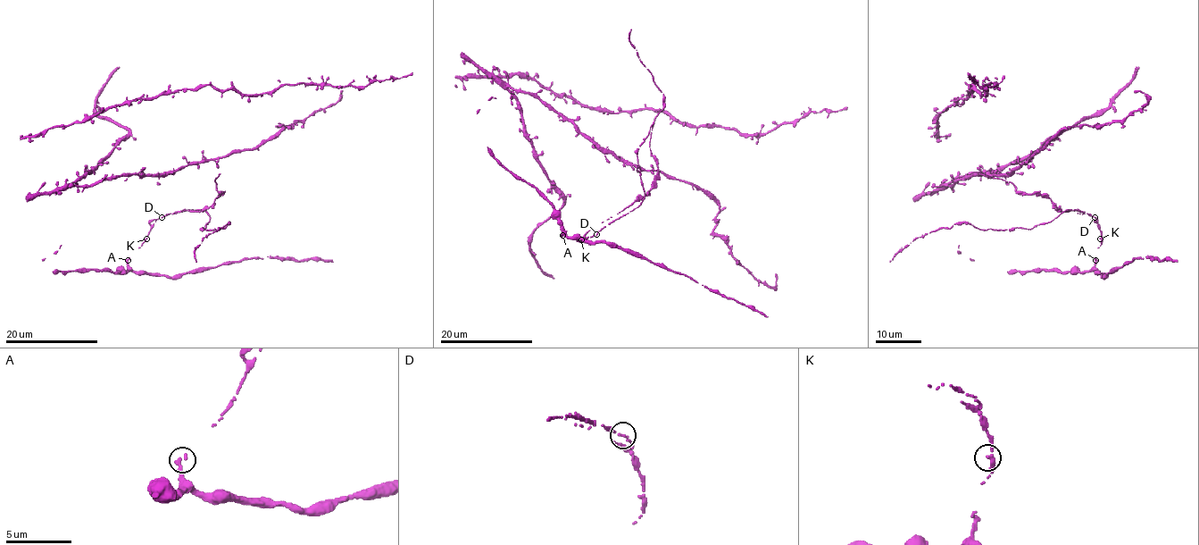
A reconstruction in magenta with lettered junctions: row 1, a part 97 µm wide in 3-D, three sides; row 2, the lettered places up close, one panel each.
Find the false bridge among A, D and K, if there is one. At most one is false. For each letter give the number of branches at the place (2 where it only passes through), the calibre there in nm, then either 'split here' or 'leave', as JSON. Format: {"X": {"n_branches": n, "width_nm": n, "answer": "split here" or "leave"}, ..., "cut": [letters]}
{"A": {"n_branches": 1, "width_nm": 400, "answer": "leave"}, "D": {"n_branches": 2, "width_nm": 140, "answer": "leave"}, "K": {"n_branches": 2, "width_nm": 240, "answer": "leave"}, "cut": []}

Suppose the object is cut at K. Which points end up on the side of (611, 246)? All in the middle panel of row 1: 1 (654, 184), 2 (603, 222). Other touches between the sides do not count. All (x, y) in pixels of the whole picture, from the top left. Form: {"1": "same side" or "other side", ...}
{"1": "other side", "2": "other side"}

